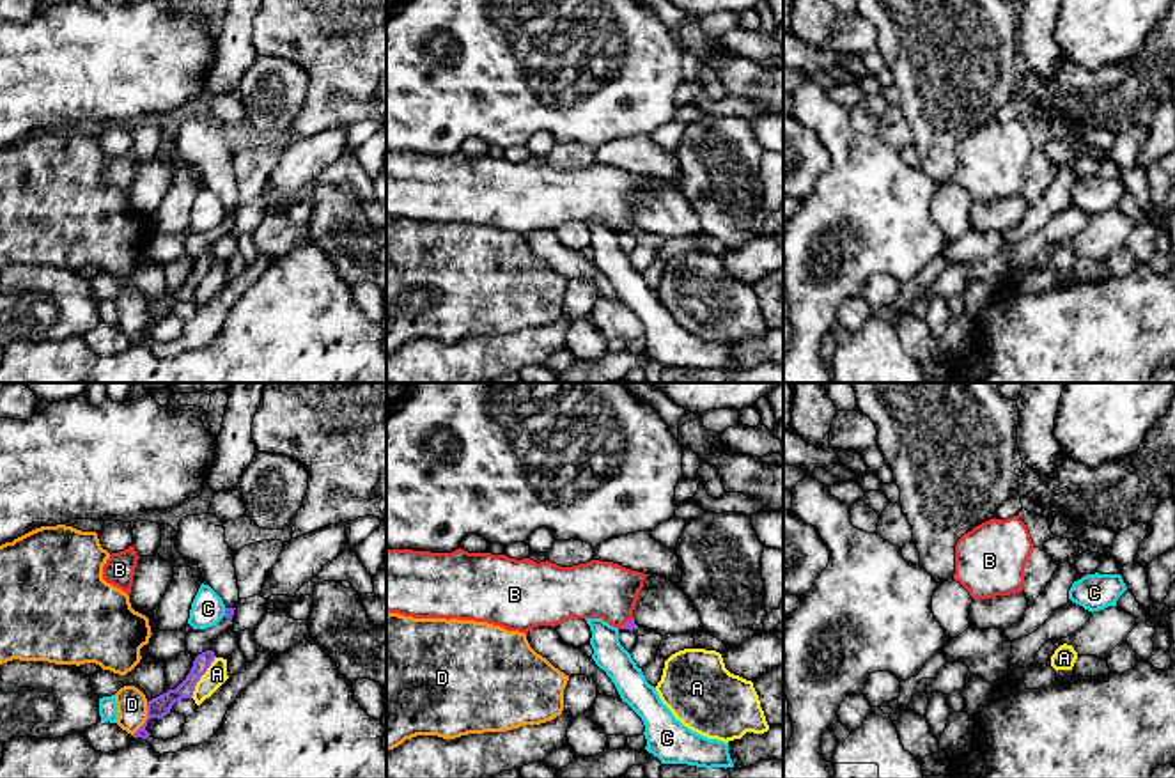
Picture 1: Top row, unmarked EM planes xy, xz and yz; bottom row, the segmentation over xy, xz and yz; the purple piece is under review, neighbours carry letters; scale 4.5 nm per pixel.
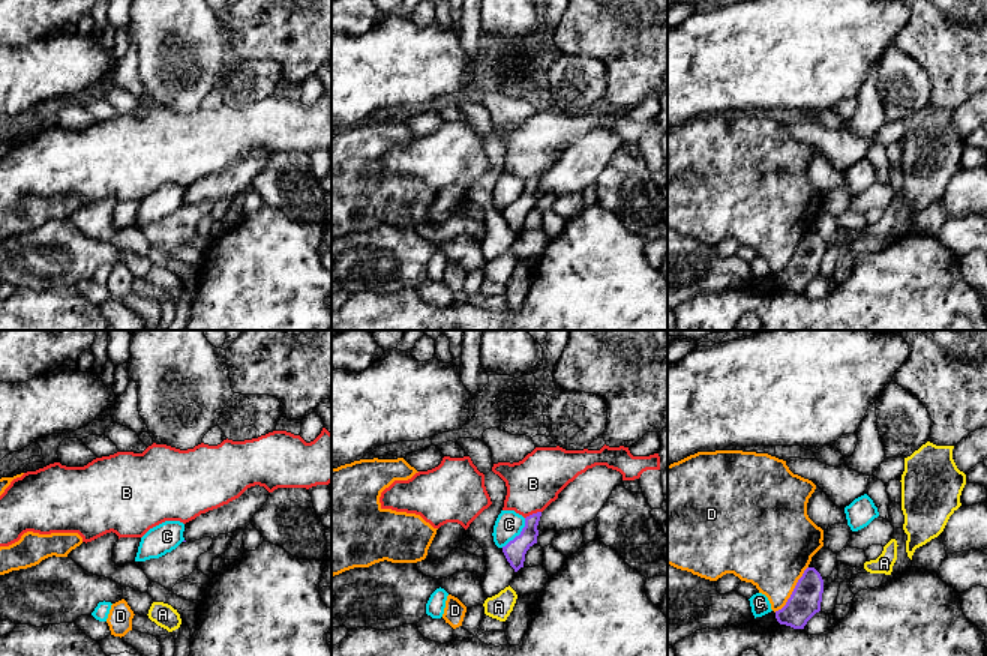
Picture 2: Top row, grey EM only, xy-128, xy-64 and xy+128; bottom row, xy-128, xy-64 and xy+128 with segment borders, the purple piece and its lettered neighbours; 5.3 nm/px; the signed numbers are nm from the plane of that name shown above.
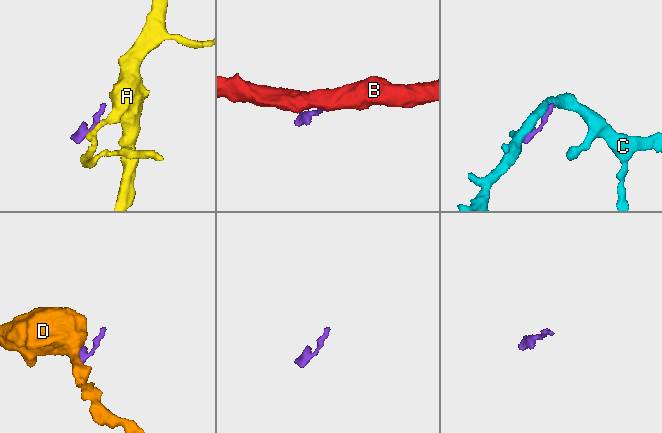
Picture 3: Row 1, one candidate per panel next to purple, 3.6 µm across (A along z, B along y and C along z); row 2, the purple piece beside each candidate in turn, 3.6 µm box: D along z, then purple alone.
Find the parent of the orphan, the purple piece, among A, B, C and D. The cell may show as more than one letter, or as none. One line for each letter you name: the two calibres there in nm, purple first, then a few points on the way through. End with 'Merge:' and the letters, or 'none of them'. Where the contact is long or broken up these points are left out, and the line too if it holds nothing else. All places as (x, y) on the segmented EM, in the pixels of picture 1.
Merge: none of them

